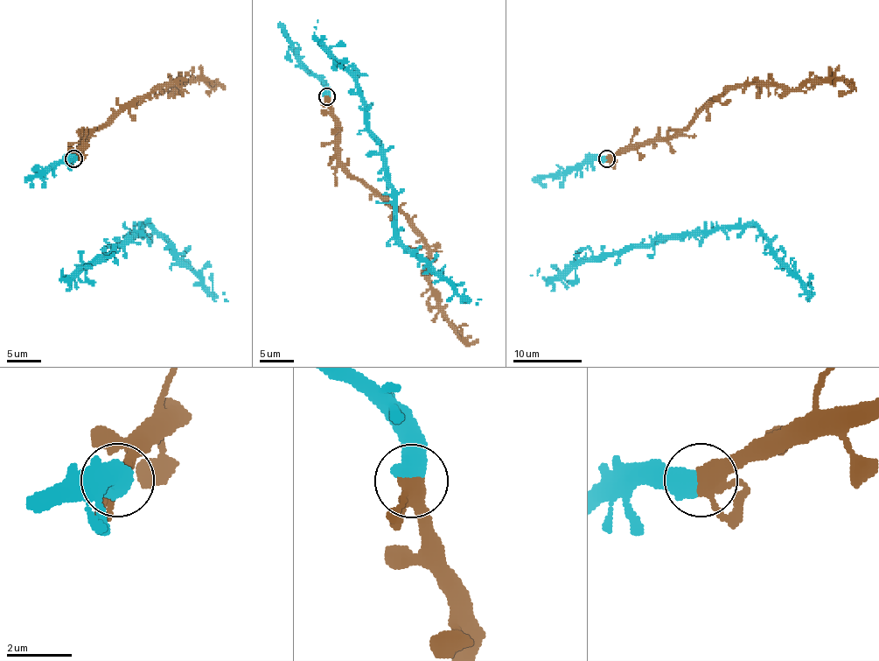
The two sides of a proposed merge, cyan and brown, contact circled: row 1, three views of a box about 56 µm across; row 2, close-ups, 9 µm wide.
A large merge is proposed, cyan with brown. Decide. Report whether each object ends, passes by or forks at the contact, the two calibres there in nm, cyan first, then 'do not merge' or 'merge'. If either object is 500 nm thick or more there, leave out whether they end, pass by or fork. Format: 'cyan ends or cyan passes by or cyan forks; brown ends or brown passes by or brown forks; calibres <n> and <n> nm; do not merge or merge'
calibres 650 and 380 nm; merge

